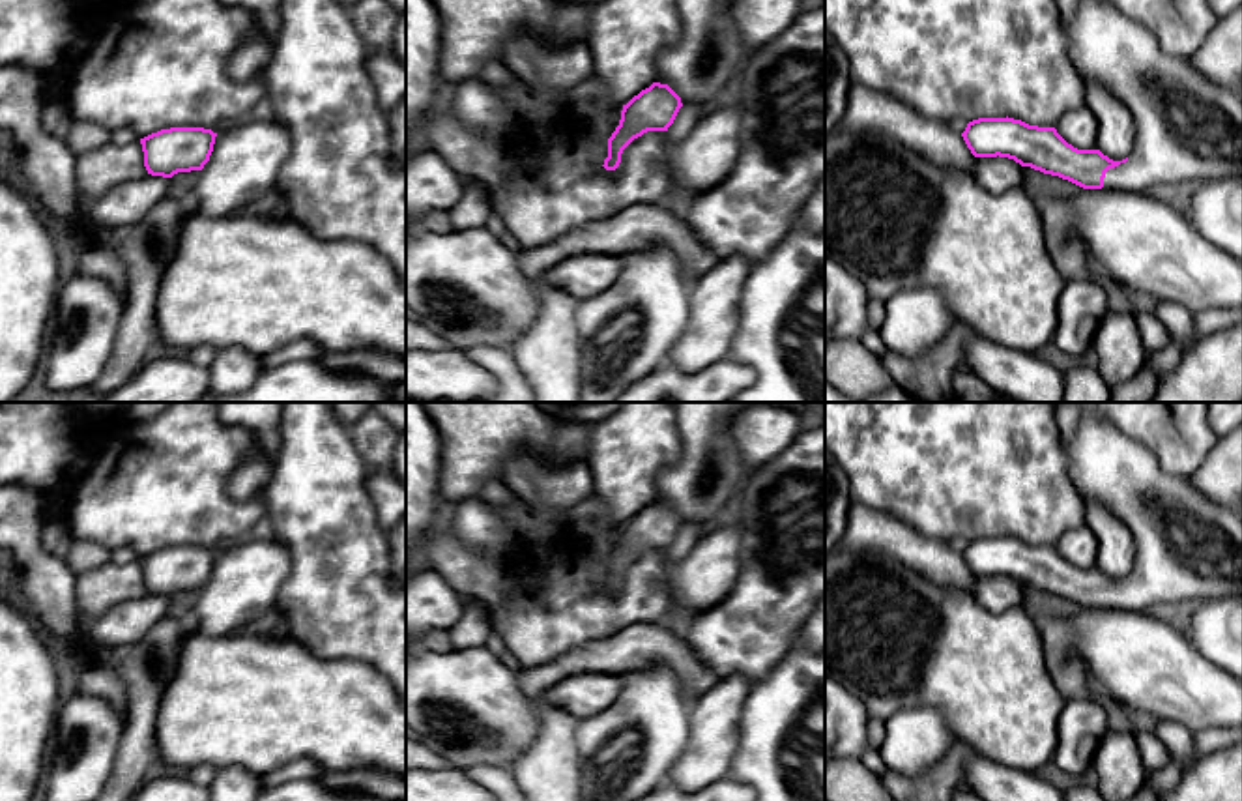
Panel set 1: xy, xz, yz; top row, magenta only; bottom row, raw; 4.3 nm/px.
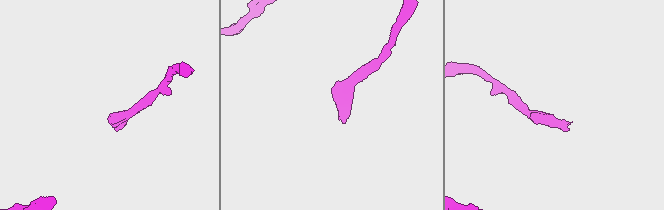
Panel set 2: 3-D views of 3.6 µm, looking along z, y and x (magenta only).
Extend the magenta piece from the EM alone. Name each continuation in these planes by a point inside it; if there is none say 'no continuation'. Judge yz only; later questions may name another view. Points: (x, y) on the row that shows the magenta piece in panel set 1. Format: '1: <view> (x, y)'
1: yz (1188, 130)

